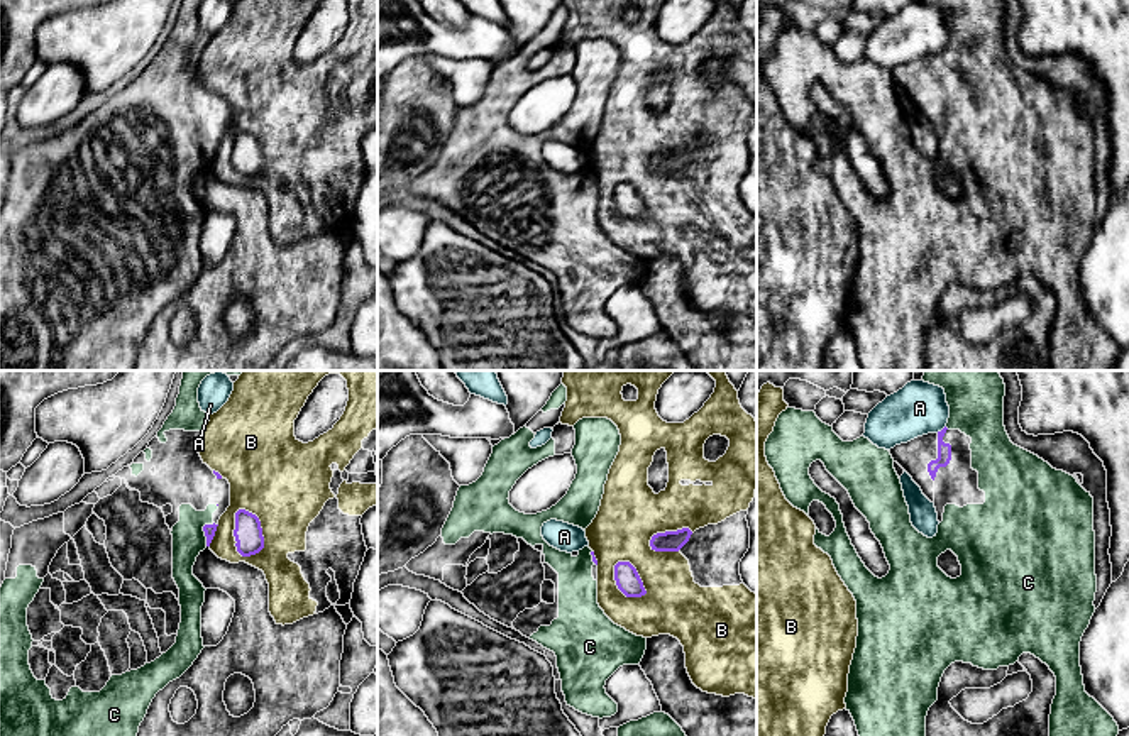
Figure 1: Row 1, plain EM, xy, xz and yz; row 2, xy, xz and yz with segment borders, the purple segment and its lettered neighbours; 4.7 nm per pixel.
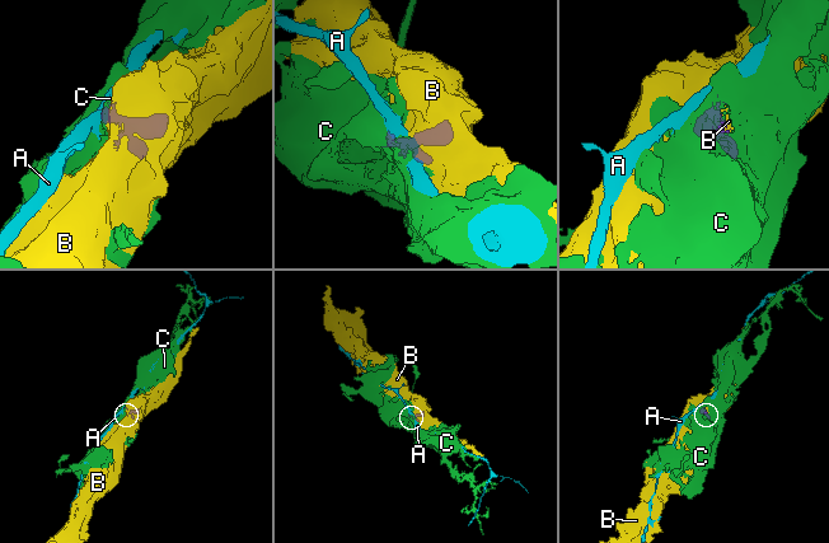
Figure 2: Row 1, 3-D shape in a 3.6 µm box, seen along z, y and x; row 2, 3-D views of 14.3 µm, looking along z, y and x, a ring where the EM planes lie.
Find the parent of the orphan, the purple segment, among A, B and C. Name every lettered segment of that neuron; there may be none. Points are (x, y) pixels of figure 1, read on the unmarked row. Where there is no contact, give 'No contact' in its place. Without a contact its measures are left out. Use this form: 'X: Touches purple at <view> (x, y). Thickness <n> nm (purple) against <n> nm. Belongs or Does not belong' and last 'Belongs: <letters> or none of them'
A: Touches purple at yz (941, 51). Thickness 70 nm (purple) against 260 nm. Does not belong
B: Touches purple at xy (234, 156). Thickness 130 nm (purple) against 240 nm. Does not belong
C: Touches purple at xy (203, 151). Thickness 50 nm (purple) against 160 nm. Belongs
Belongs: C

